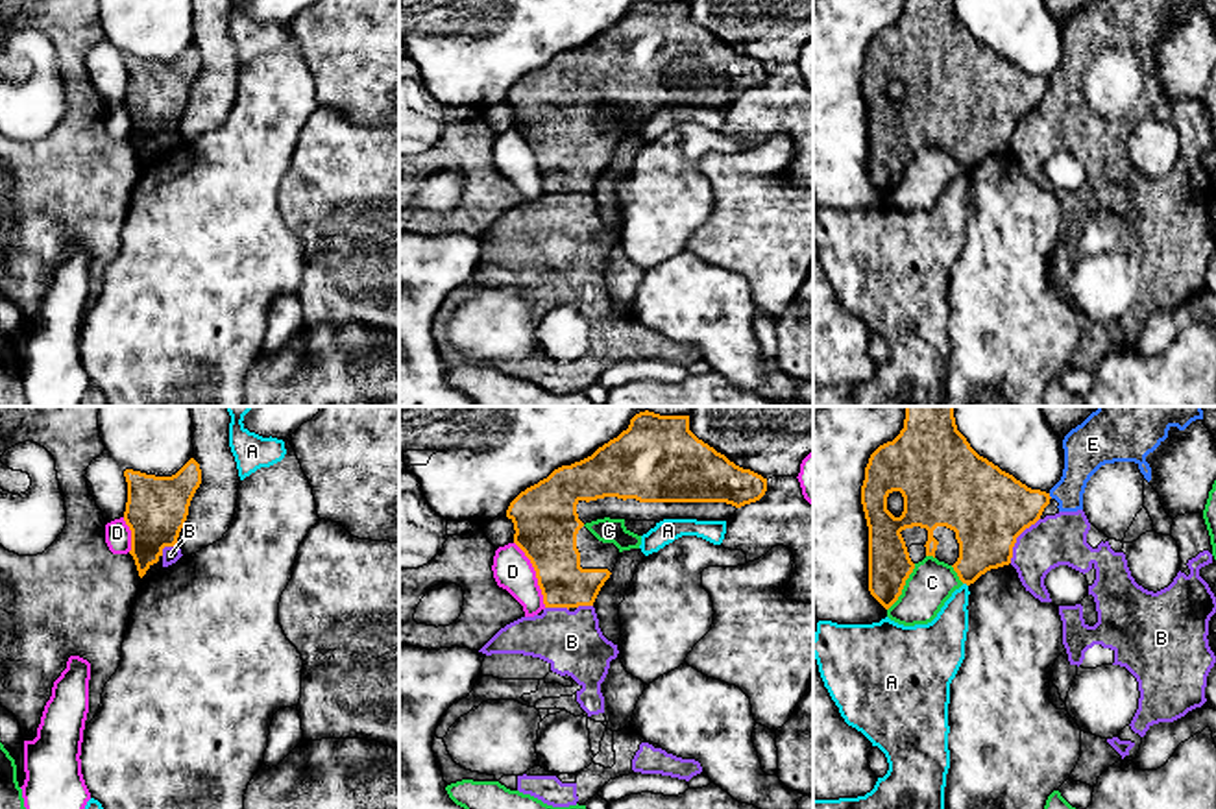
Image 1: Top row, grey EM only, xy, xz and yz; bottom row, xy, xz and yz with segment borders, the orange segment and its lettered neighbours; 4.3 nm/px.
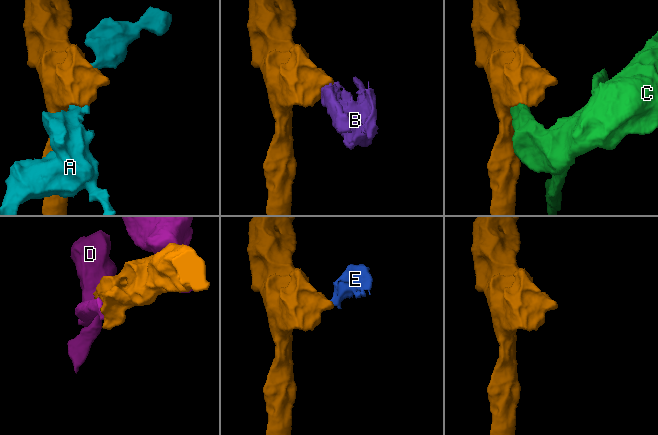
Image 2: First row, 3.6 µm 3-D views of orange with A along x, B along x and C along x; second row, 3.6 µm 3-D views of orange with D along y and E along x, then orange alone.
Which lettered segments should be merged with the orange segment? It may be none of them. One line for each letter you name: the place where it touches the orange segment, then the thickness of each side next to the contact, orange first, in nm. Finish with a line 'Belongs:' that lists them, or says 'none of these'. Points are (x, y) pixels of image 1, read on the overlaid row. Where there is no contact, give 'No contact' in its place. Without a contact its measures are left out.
Belongs: none of these

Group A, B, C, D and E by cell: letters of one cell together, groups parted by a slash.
A / B E / C / D

